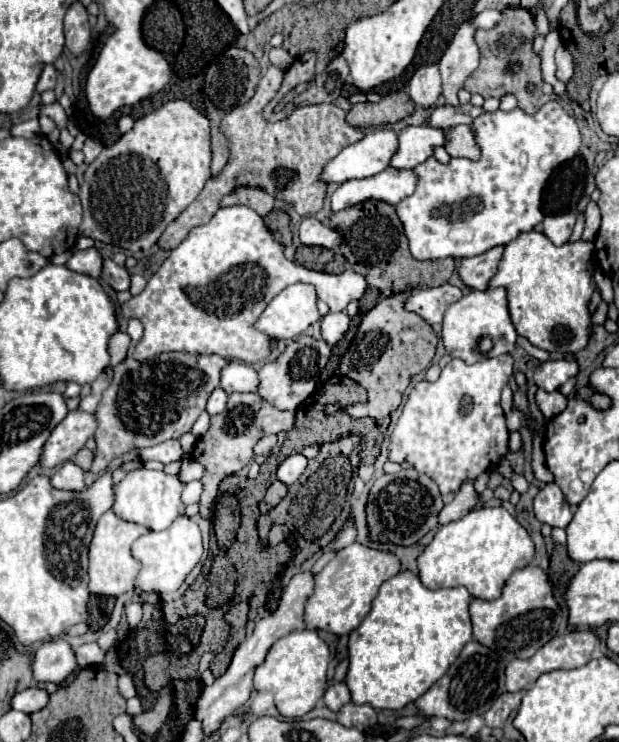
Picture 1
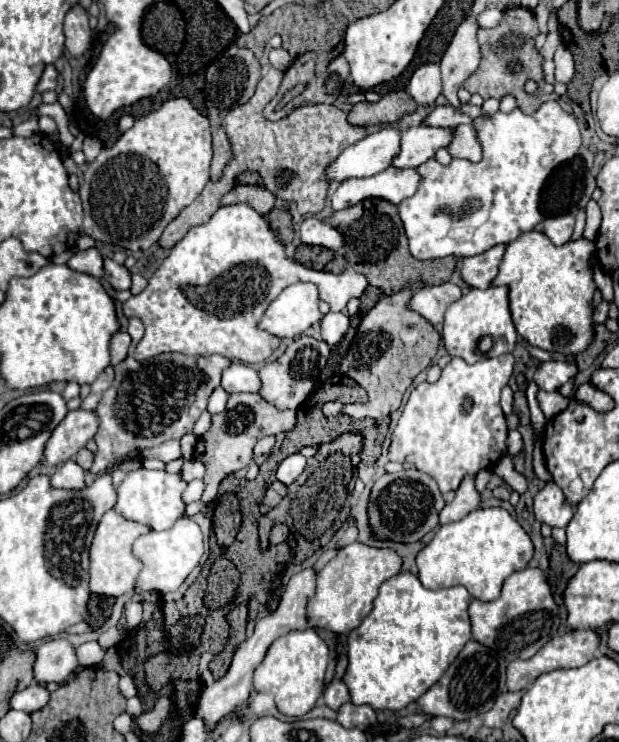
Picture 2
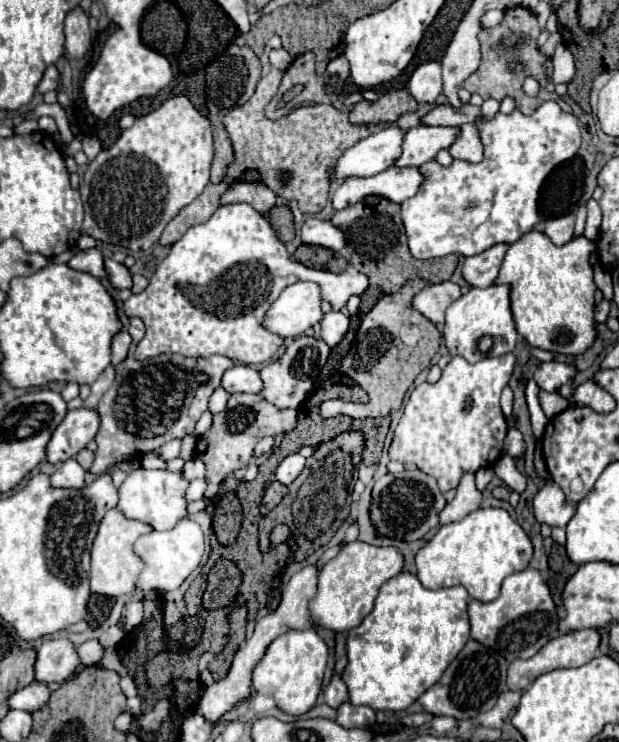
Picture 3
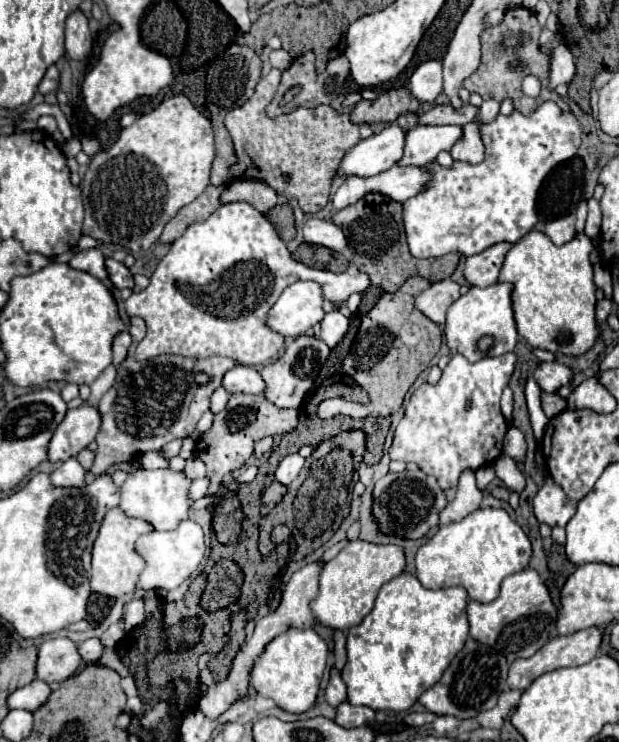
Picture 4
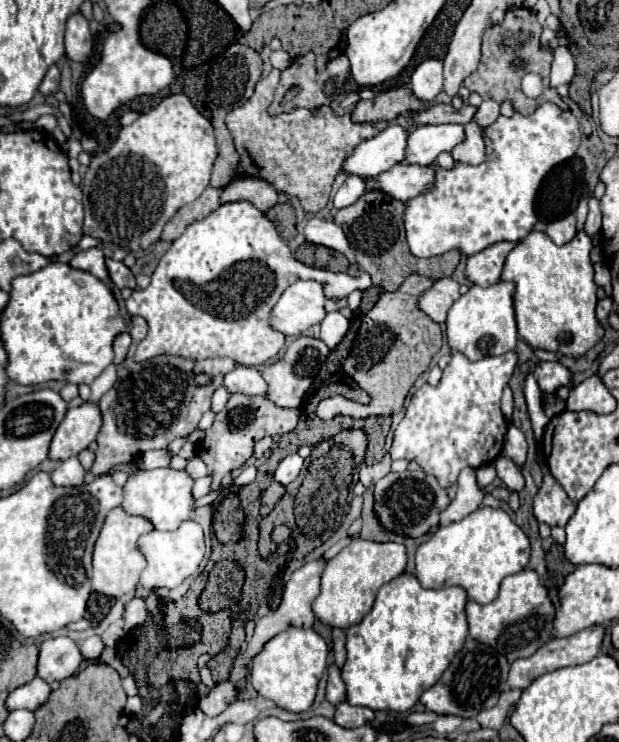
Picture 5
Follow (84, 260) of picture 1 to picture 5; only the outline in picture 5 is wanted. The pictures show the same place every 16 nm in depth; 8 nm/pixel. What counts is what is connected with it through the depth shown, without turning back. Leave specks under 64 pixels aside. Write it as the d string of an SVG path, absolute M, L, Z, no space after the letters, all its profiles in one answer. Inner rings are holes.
M90 248L90 250L78 252L70 260L70 266L84 270L84 272L90 272L100 280L108 280L108 270L106 270L106 264L104 264L104 252L100 248Z

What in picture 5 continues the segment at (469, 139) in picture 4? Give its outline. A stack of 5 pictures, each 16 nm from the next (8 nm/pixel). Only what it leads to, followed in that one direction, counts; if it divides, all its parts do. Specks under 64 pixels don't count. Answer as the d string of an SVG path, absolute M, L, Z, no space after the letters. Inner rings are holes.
M476 122L466 124L466 140L452 150L452 158L462 164L482 164L484 162L484 138Z

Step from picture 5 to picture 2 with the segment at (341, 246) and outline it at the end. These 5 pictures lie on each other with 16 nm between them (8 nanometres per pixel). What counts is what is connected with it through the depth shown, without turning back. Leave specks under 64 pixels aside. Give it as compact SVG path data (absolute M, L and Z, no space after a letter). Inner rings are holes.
M306 218L302 228L300 228L300 238L302 244L310 246L324 246L330 250L342 250L344 246L344 236L338 228L330 226L328 222L322 222L318 218Z

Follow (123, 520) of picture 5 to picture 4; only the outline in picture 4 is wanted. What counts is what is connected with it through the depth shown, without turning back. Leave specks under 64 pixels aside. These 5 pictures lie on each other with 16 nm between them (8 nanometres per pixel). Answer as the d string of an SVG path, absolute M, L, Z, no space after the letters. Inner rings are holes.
M112 508L112 512L108 512L92 550L92 590L94 592L104 596L114 596L114 598L134 592L140 572L144 570L144 558L136 552L134 544L138 536L146 532L152 532L150 522L142 518L126 516L120 508Z

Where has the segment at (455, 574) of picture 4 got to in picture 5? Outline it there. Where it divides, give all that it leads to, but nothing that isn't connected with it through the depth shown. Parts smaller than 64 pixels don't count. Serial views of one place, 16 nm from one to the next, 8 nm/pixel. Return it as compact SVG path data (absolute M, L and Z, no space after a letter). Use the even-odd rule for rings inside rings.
M480 508L448 526L440 526L420 548L416 550L416 578L424 588L442 588L442 586L462 586L470 600L478 604L490 604L498 596L498 586L504 576L522 572L530 558L530 542L526 534L510 520L504 510L498 508Z

